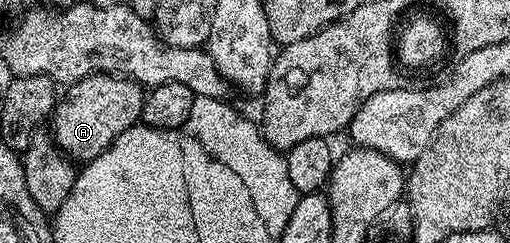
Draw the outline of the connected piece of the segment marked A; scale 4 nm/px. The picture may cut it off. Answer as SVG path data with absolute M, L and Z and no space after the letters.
M90 74L84 80L71 82L59 97L52 115L52 135L59 149L78 164L91 162L104 152L128 128L142 117L144 87L120 74Z

